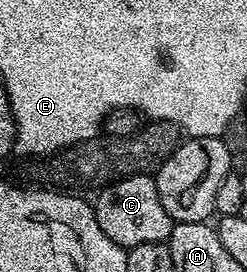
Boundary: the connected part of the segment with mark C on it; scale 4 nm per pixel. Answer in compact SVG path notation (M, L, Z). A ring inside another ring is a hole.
M135 174L129 178L118 178L103 187L94 198L94 209L98 225L114 244L131 248L138 244L167 243L174 225L170 212L162 208L162 196L158 196L156 180L152 174Z

